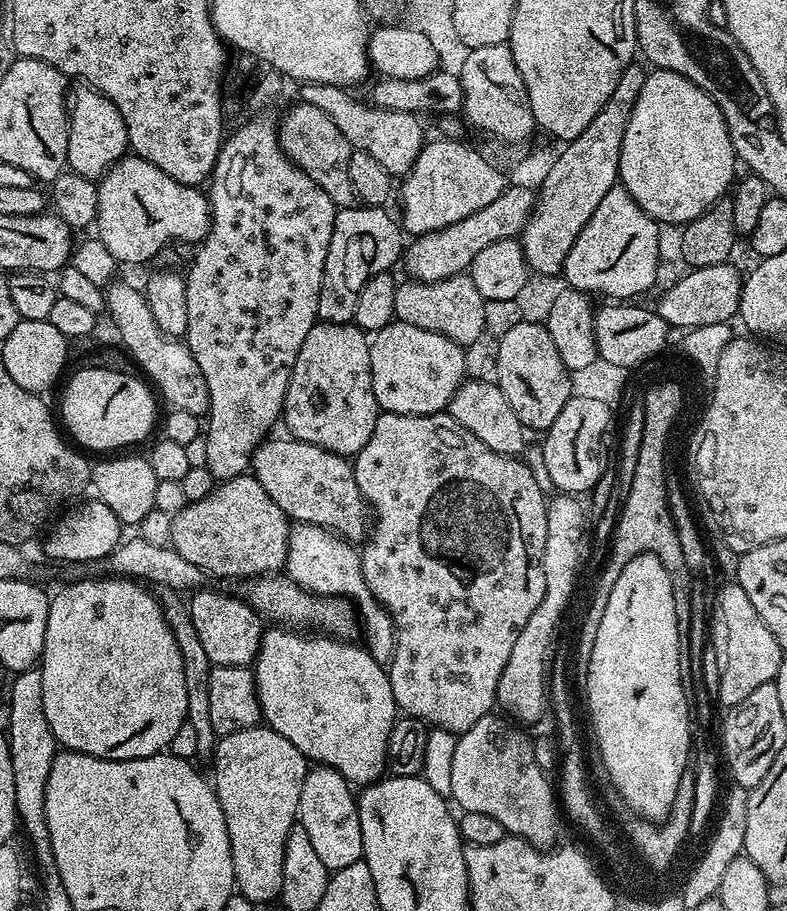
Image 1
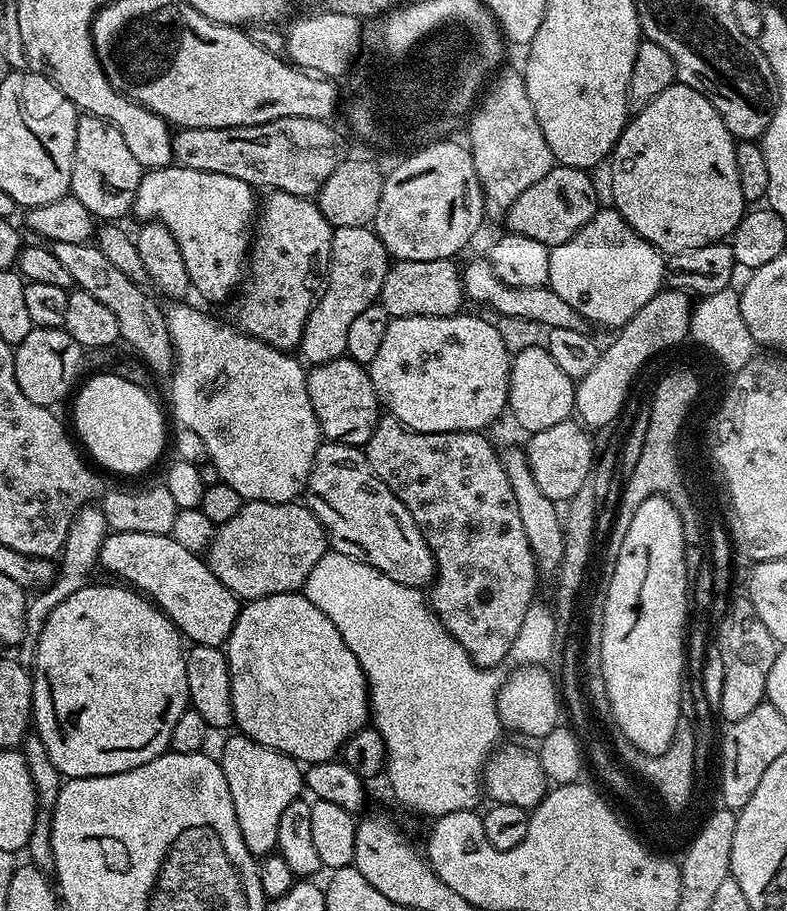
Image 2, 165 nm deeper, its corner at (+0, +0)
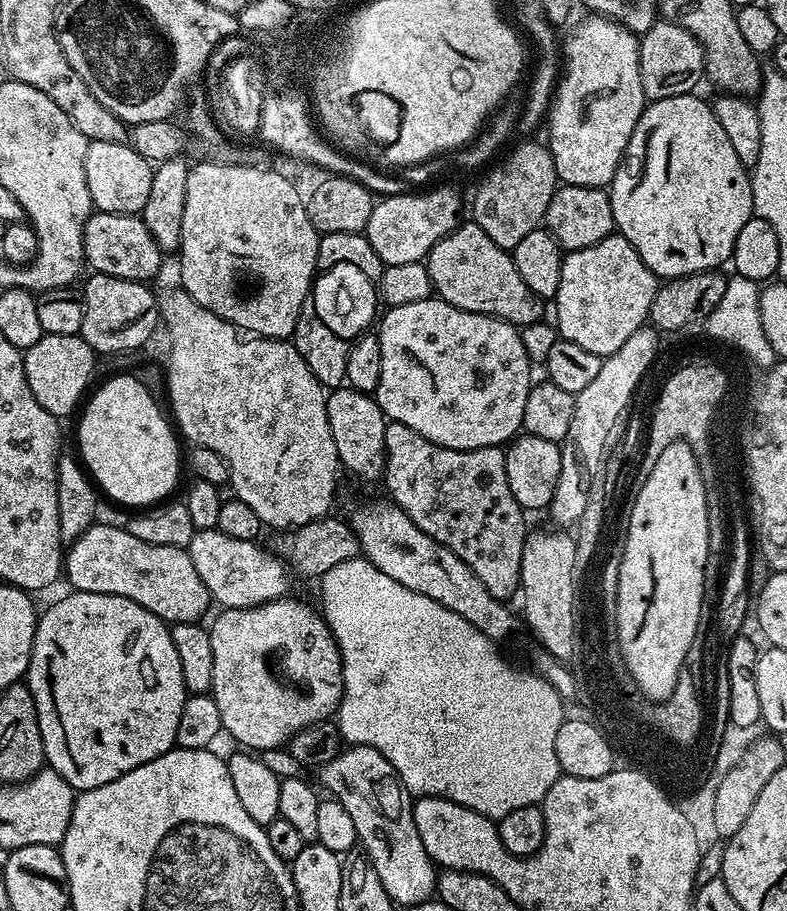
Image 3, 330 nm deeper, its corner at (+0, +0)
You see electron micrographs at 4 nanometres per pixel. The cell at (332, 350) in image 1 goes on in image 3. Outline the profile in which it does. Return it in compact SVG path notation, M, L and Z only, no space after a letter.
M341 386L327 393L326 414L330 418L330 434L338 446L338 458L360 480L379 481L384 474L384 411L367 392Z

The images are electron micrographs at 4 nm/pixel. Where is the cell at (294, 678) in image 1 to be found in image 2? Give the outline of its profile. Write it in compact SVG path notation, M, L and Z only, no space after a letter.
M303 591L247 601L234 622L226 655L232 675L230 694L235 727L254 742L283 752L301 765L337 759L349 738L369 723L370 693L362 666L350 646L342 642L334 622L307 600Z

